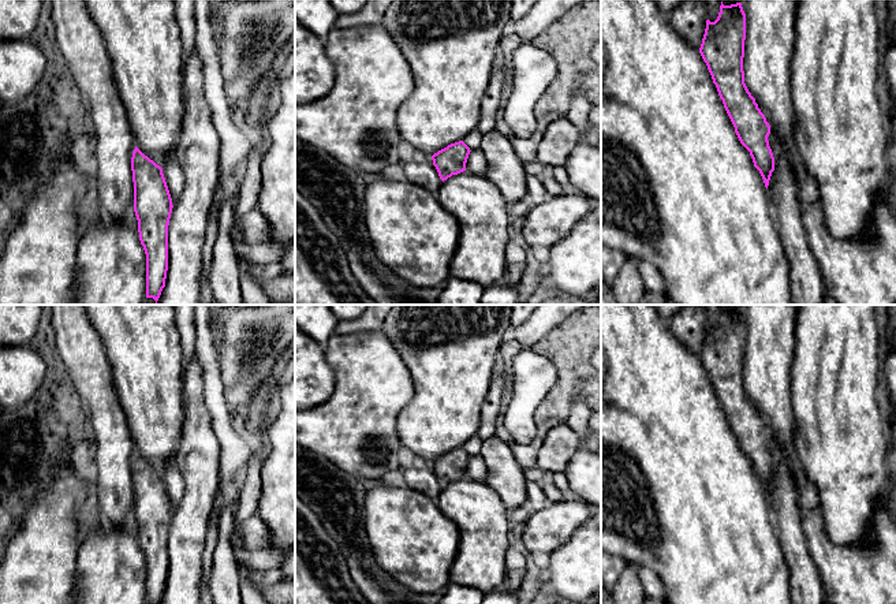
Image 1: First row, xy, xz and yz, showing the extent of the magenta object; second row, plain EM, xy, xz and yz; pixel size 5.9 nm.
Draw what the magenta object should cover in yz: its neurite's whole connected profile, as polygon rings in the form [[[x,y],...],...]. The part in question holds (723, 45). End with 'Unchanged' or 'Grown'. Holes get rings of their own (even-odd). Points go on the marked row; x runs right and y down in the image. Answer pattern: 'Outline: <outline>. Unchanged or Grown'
Outline: [[[721,1],[714,22],[706,20],[699,53],[708,66],[724,108],[735,127],[740,143],[750,152],[754,167],[759,171],[773,208],[777,234],[791,266],[792,305],[822,305],[826,294],[821,269],[809,247],[802,221],[802,208],[794,178],[794,153],[770,130],[765,115],[744,83],[743,57],[746,40],[746,14],[742,3],[724,5]]]. Grown

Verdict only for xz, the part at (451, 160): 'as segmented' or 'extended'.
extended

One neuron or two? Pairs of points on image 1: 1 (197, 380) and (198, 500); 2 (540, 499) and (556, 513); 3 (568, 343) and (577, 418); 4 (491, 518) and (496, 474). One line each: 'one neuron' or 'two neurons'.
1: one neuron
2: two neurons
3: two neurons
4: two neurons

